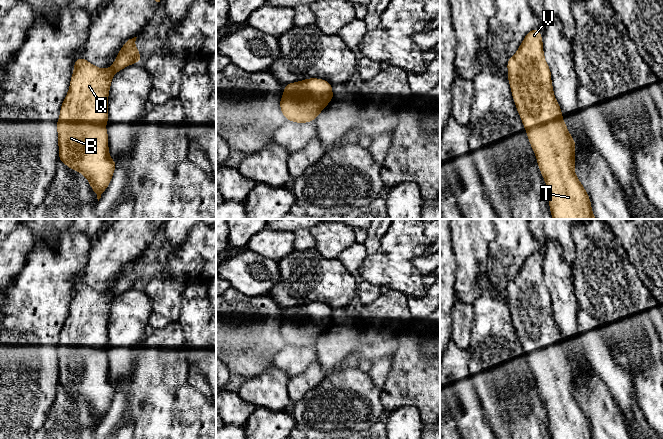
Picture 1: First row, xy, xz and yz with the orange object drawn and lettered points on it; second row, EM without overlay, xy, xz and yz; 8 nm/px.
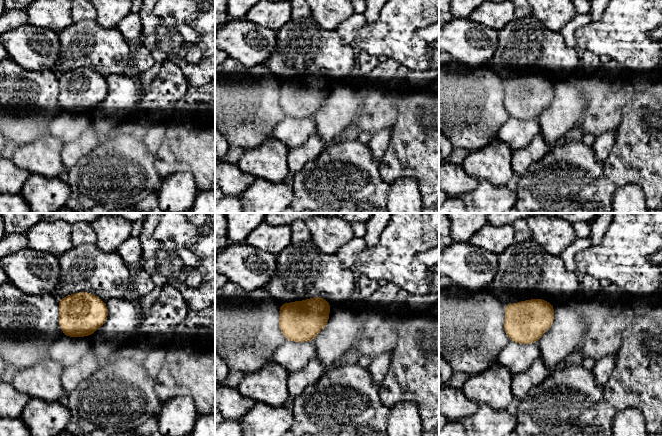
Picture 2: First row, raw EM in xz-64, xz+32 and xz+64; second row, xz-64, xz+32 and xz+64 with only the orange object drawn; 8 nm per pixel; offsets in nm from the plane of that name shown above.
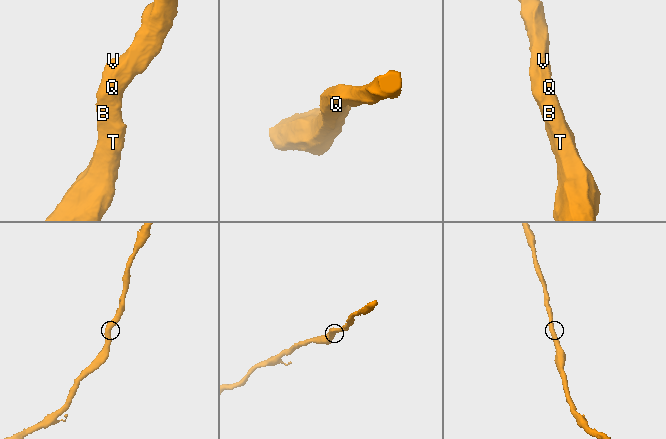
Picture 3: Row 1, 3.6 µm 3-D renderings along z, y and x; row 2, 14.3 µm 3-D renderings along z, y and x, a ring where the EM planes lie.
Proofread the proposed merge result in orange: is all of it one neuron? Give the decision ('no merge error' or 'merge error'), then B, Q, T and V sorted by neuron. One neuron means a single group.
no merge error; groups B Q T V

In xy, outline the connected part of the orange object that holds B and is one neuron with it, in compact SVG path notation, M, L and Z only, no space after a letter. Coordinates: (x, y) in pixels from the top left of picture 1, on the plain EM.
M136 262L129 263L124 267L113 289L107 293L96 291L83 281L79 281L74 286L69 315L62 327L59 345L56 346L59 384L86 401L92 414L97 418L98 425L109 410L117 389L117 386L109 380L108 357L105 350L108 347L110 308L116 296L143 284L135 270Z

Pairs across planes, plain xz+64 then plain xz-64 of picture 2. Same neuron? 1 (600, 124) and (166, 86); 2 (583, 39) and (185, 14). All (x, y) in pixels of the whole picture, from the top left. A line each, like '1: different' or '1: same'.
1: same
2: same

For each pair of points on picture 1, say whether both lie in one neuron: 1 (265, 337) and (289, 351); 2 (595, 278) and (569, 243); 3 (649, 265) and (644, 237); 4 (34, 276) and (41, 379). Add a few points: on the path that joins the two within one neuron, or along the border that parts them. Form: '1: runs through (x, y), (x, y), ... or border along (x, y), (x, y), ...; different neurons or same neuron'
1: border along (286, 344), (275, 355), (272, 364); different neurons
2: border along (571, 230), (576, 245), (573, 276); different neurons
3: runs through (649, 258), (649, 244); same neuron
4: runs through (36, 302), (36, 337), (43, 344), (41, 353); same neuron

